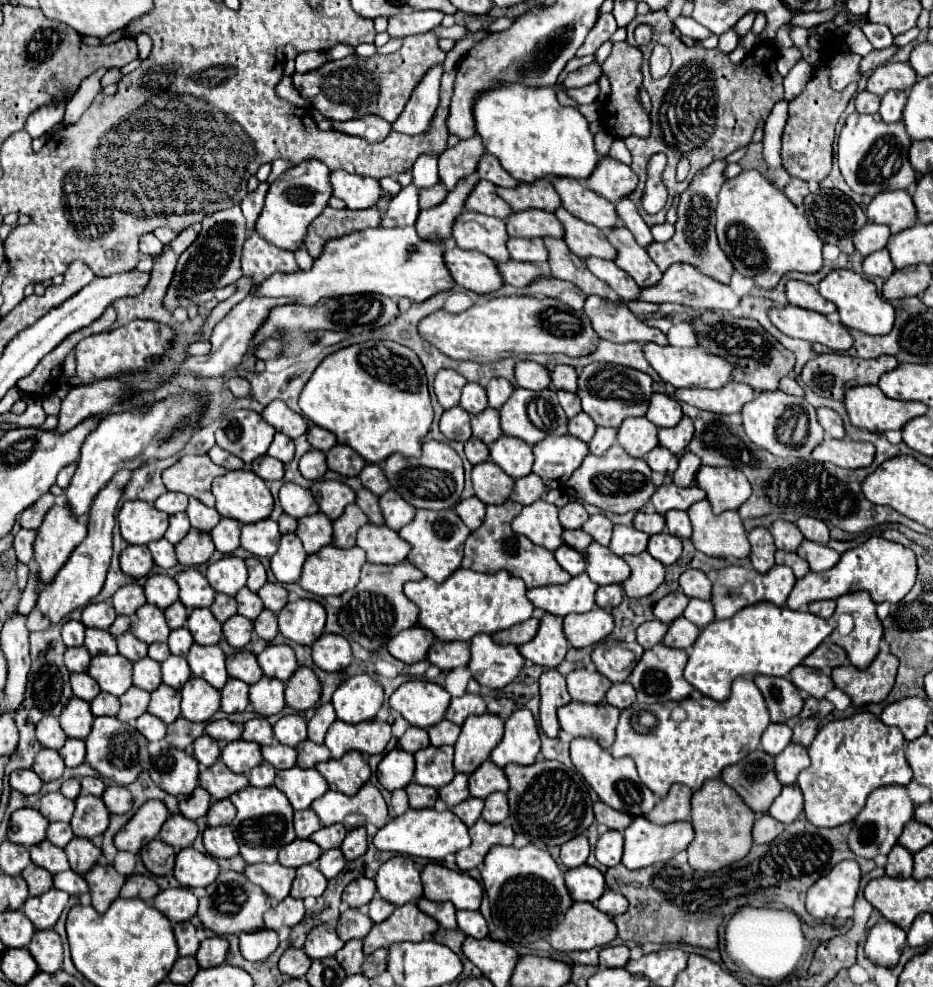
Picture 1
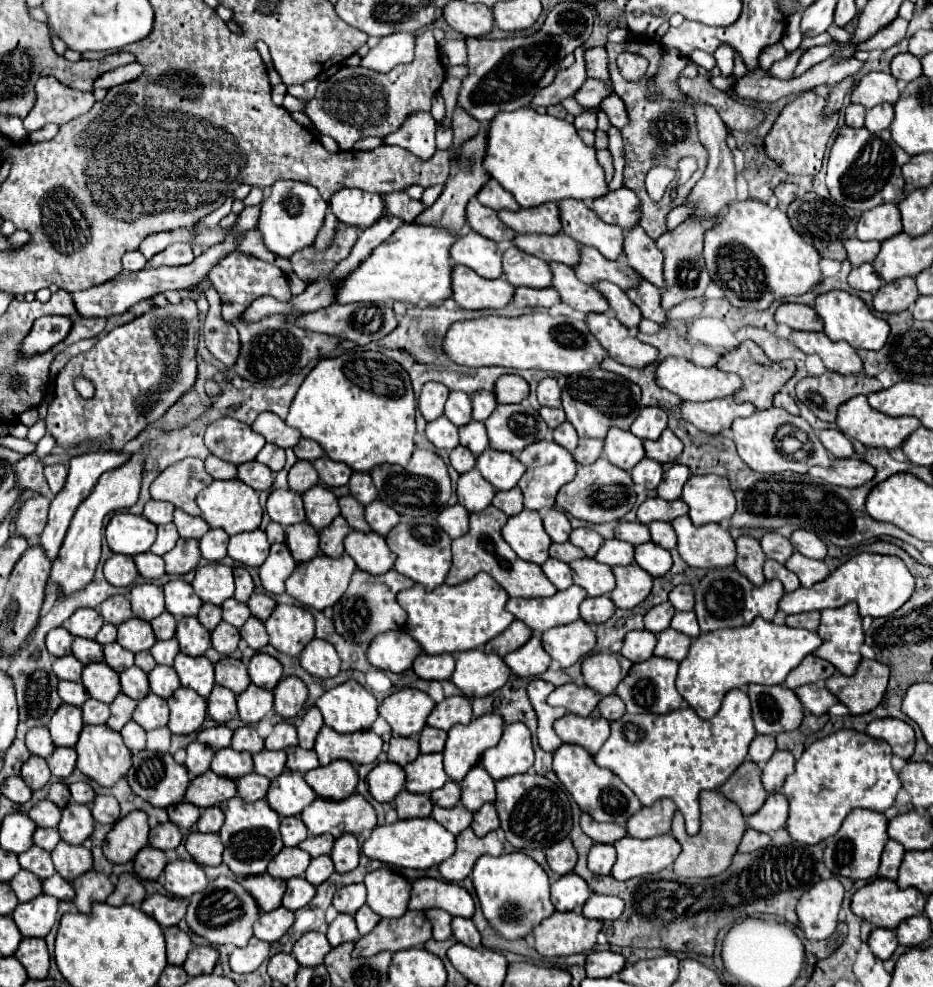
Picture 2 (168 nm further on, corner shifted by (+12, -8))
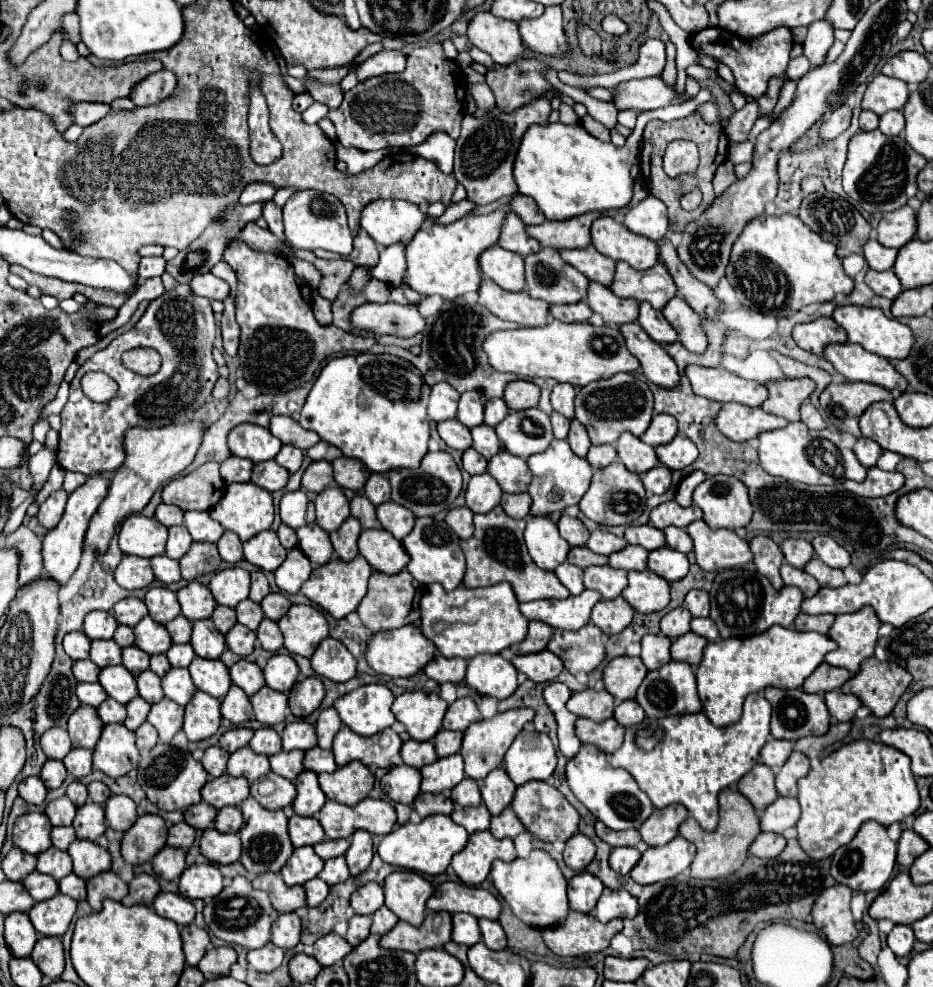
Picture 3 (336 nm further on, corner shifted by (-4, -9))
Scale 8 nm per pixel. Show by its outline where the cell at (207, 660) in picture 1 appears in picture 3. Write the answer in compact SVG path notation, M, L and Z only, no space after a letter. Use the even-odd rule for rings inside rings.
M194 657L190 663L190 675L192 675L196 689L206 691L214 695L216 699L222 699L232 685L228 669L220 659Z

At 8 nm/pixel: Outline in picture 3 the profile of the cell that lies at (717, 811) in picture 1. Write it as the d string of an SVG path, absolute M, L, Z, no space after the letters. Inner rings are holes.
M724 789L720 791L718 799L720 799L720 823L714 829L714 833L706 833L702 827L698 827L694 817L688 817L678 829L684 839L692 841L698 847L698 853L690 865L690 875L698 879L718 879L738 871L744 859L748 857L748 847L760 833L758 813L742 793L738 793L736 789Z

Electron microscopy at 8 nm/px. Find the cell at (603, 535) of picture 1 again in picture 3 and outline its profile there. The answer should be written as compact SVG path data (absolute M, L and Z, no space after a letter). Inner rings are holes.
M594 531L588 539L588 549L594 551L594 553L600 553L600 555L610 555L610 553L616 553L620 551L624 545L628 545L624 539L612 535L610 531Z

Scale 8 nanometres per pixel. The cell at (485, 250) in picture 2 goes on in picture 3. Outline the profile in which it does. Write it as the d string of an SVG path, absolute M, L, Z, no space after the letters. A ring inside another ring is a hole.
M490 247L480 255L482 275L506 291L524 291L524 259L502 247Z

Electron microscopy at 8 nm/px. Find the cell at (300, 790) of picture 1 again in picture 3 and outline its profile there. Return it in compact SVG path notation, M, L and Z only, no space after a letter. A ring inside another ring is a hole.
M304 771L296 779L296 799L292 803L292 811L296 815L314 817L322 805L326 803L326 795L318 785L318 775L314 771Z

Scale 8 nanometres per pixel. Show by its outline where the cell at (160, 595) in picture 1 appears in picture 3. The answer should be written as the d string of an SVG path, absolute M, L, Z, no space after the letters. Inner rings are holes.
M166 587L148 589L144 603L148 607L148 615L158 623L168 623L180 615L180 605L178 605L176 593Z

